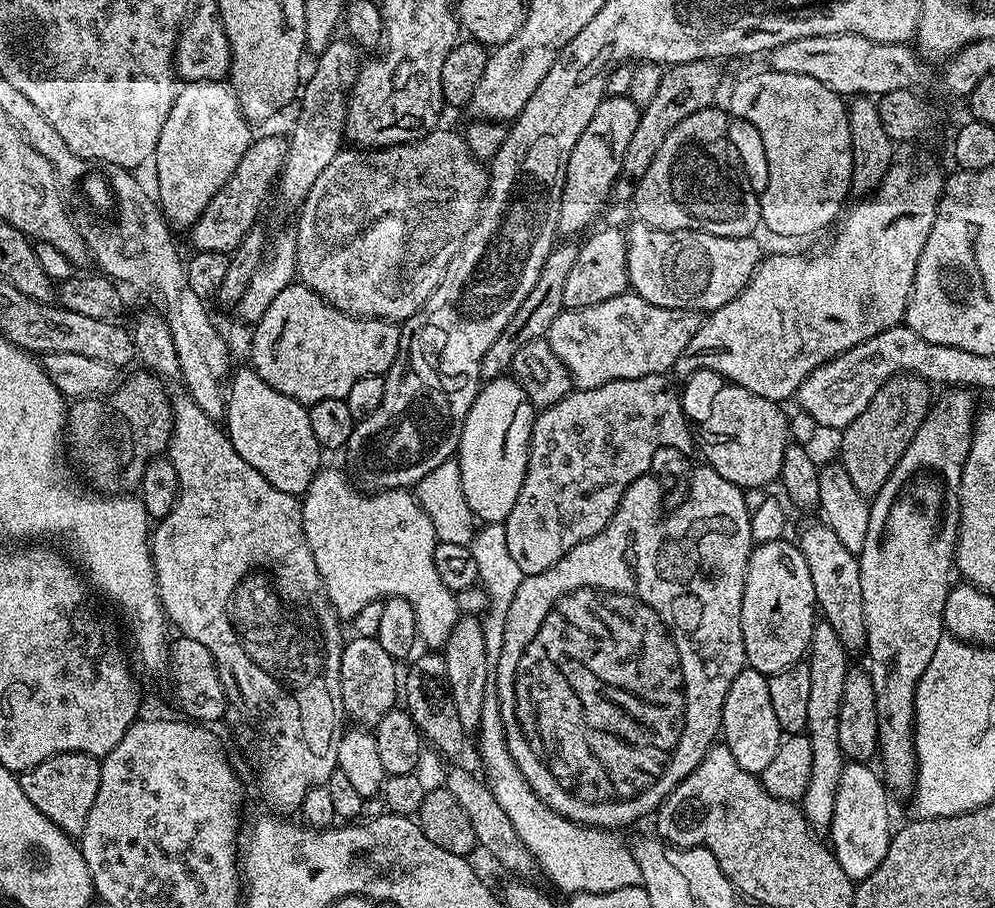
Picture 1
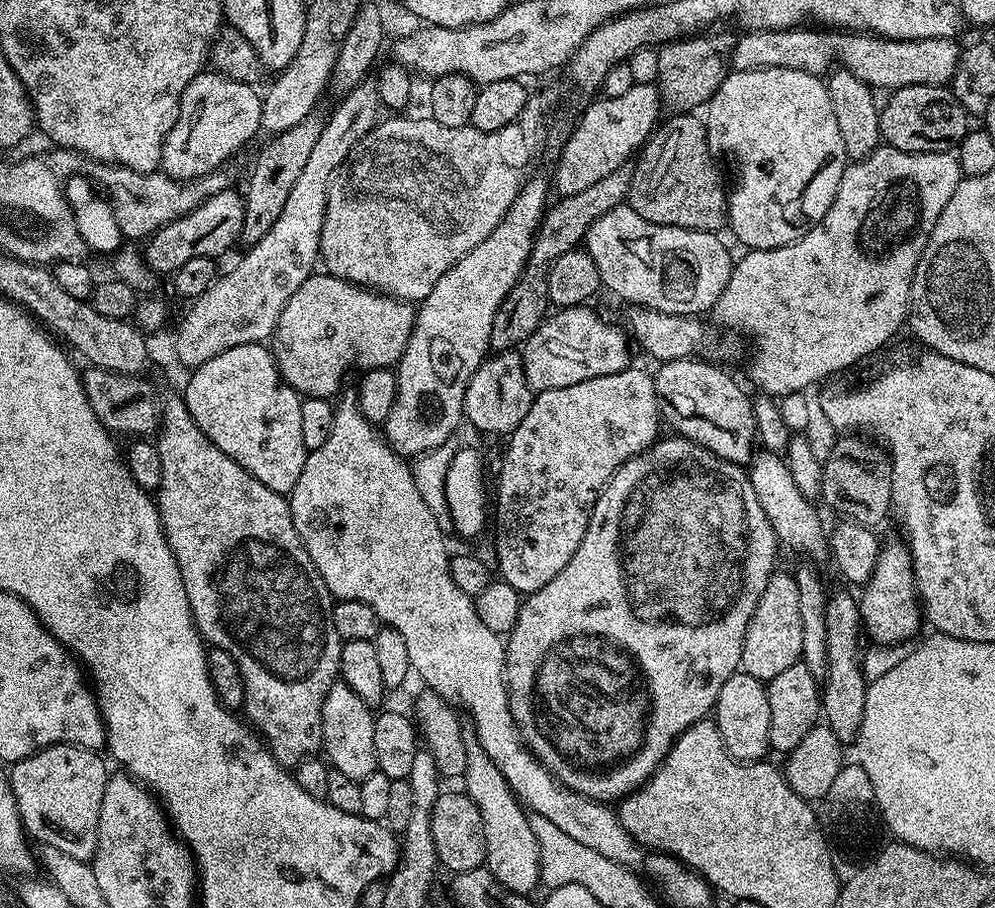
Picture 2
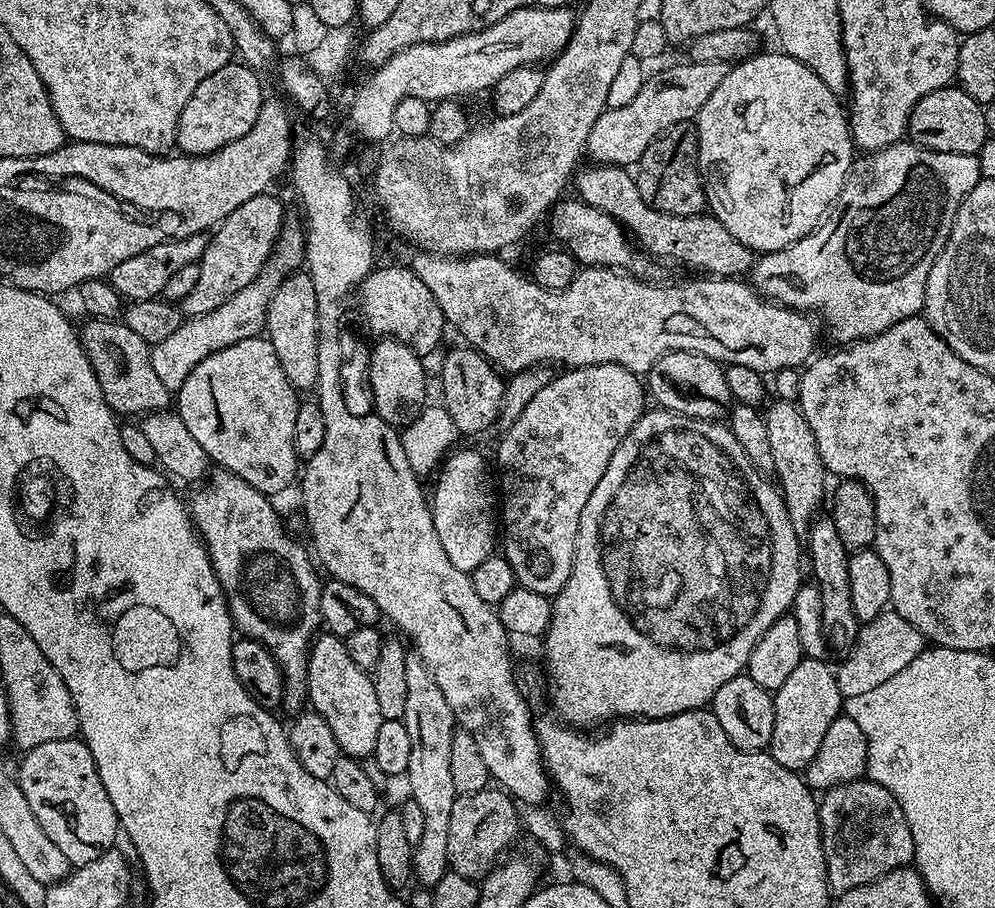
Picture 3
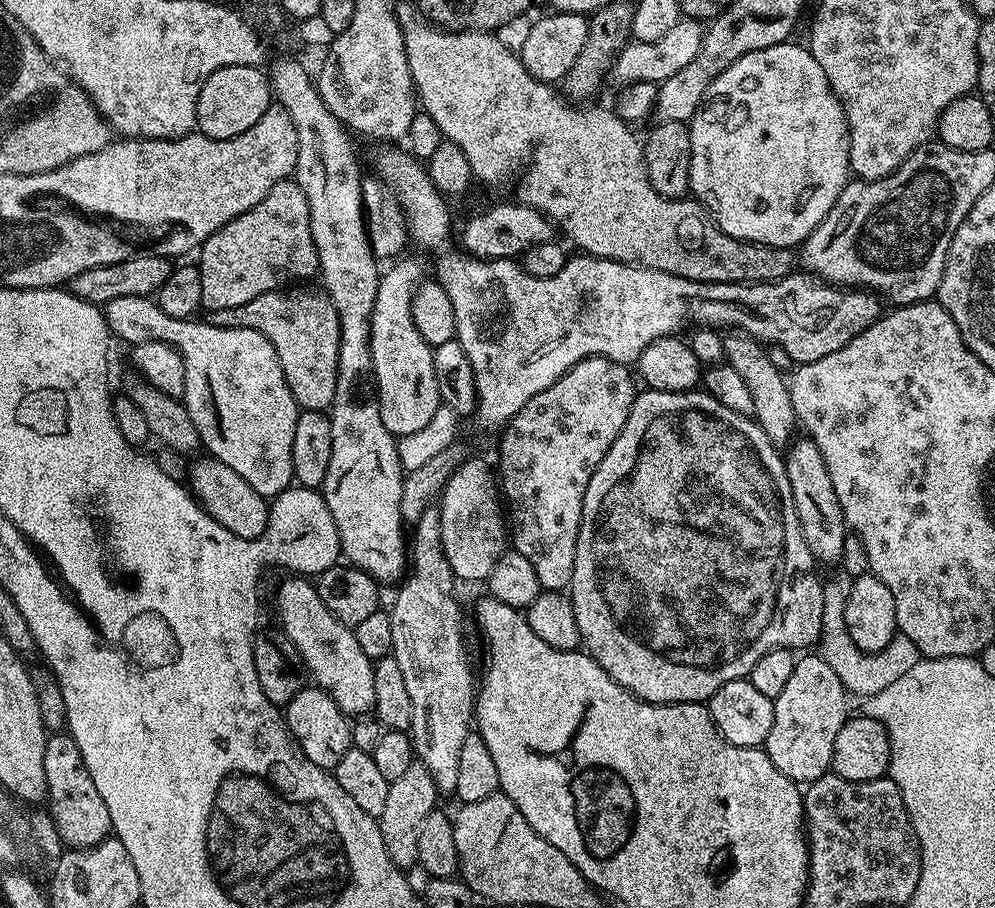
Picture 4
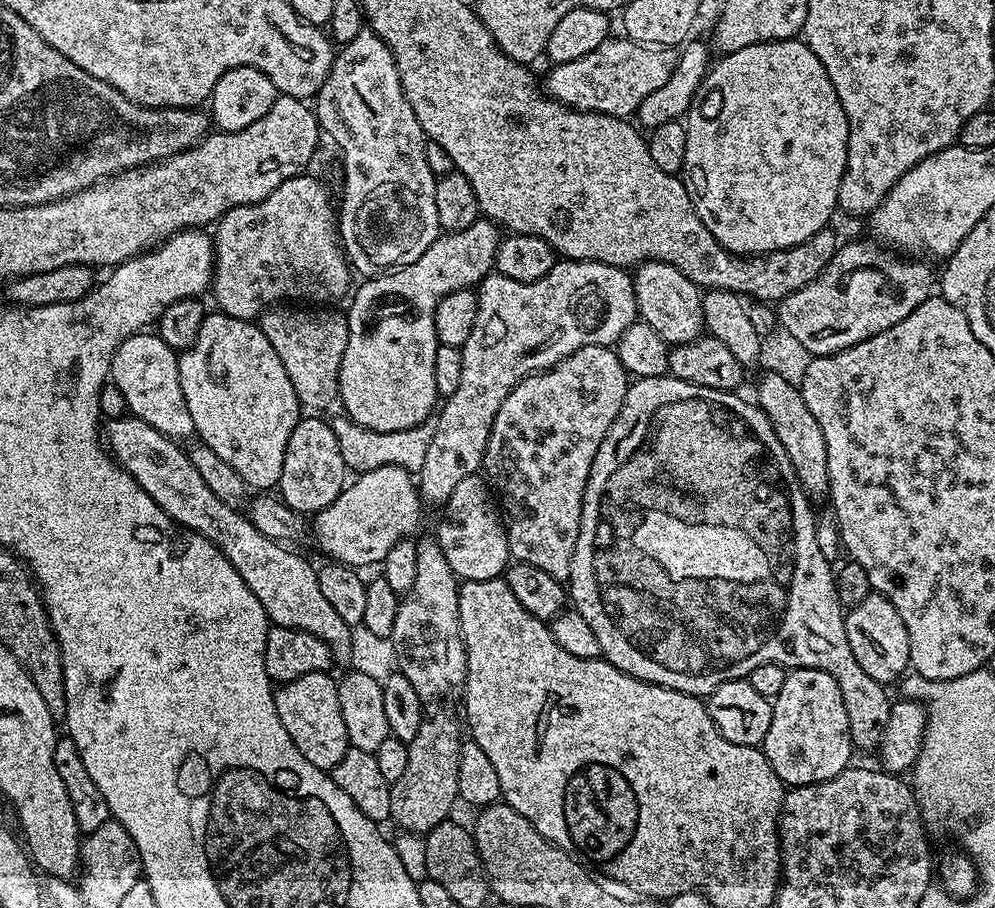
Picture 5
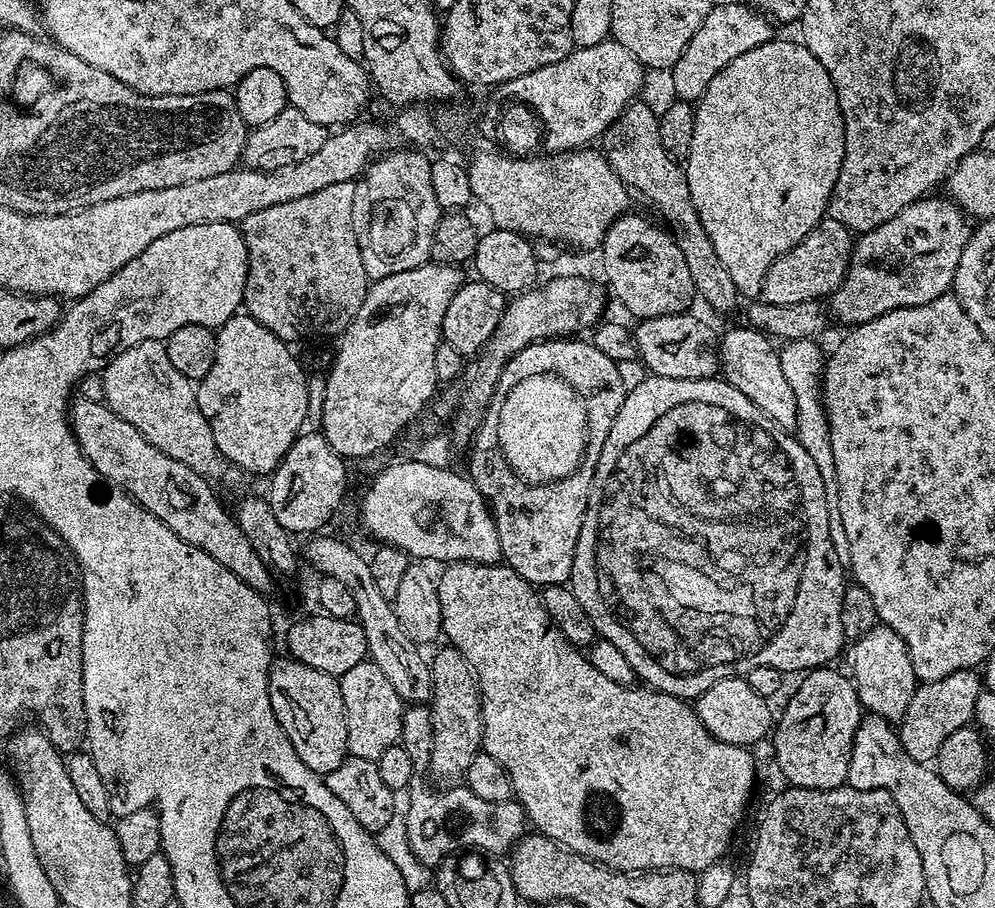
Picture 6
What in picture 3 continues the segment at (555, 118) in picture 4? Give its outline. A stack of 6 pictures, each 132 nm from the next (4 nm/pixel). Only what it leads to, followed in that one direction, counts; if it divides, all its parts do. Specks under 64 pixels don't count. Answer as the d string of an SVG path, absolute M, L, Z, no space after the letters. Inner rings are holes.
M593 163L591 167L581 167L575 173L575 195L590 206L610 214L610 218L617 220L649 257L673 260L676 264L697 268L700 271L697 273L712 278L740 278L751 269L754 263L752 249L742 246L742 242L738 242L738 238L734 238L734 234L730 234L730 230L726 230L726 226L722 226L716 216L679 216L654 210L642 198L635 175L627 167L598 163Z

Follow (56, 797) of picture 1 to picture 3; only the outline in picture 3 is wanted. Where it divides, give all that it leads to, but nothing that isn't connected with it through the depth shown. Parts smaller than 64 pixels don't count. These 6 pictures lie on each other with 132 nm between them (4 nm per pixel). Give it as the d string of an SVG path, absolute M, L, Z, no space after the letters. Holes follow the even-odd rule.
M73 738L58 742L42 742L42 746L34 746L23 753L20 760L18 779L22 794L26 794L26 802L30 806L34 818L46 830L46 835L58 845L58 850L66 854L66 858L74 866L94 862L104 852L113 851L116 835L121 835L120 819L114 810L114 802L110 802L110 794L106 794L106 786L102 786L102 778L98 778L98 766L94 762L94 754L85 746L83 739Z

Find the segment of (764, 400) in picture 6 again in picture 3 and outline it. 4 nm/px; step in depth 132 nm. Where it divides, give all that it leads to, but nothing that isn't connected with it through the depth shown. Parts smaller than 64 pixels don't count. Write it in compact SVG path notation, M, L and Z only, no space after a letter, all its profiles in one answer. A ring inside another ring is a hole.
M824 514L812 521L806 533L806 560L812 563L811 579L821 592L822 634L827 647L837 648L840 654L852 647L862 625L854 614L854 602L850 599L849 555L850 549L842 542L842 538L838 538L838 526L834 526L831 515Z

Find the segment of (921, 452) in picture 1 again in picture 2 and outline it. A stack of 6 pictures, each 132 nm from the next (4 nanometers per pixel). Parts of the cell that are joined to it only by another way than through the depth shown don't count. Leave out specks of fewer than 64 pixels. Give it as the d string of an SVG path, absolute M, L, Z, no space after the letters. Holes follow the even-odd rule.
M892 540L881 547L874 574L863 585L859 593L860 618L869 641L877 645L903 645L922 625L920 593L916 590L916 579L912 569L912 556L907 543Z

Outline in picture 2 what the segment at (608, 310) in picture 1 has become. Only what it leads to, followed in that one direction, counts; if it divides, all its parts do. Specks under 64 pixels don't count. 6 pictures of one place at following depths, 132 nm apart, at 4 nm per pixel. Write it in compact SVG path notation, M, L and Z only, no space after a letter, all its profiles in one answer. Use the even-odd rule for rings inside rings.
M581 306L553 311L539 330L524 341L524 377L533 393L574 386L574 382L586 382L586 378L598 378L602 374L618 374L630 367L629 333L590 309Z

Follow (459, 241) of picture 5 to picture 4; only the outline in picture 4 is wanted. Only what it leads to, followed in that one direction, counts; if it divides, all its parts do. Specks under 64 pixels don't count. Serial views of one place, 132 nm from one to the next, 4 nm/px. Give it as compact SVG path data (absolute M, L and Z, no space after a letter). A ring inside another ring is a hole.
M519 202L496 204L477 216L472 216L458 232L459 247L477 260L506 260L523 257L525 250L553 239L554 225L538 210ZM553 232L553 233L552 233ZM400 258L391 265L389 272L385 271L380 278L378 294L374 298L374 310L370 318L370 350L372 351L371 375L376 375L376 396L380 417L392 435L399 438L406 434L414 434L434 418L434 410L441 406L438 378L434 378L434 362L432 361L433 345L428 344L418 334L418 326L414 326L412 317L412 299L416 289L425 279L424 268L416 260Z

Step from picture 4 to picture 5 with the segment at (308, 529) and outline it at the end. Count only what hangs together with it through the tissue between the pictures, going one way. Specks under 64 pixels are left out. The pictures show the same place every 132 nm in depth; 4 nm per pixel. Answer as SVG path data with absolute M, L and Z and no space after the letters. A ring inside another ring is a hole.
M382 466L361 473L340 492L338 498L315 513L314 536L331 561L363 568L382 562L396 543L417 535L422 501L415 479L404 468Z

